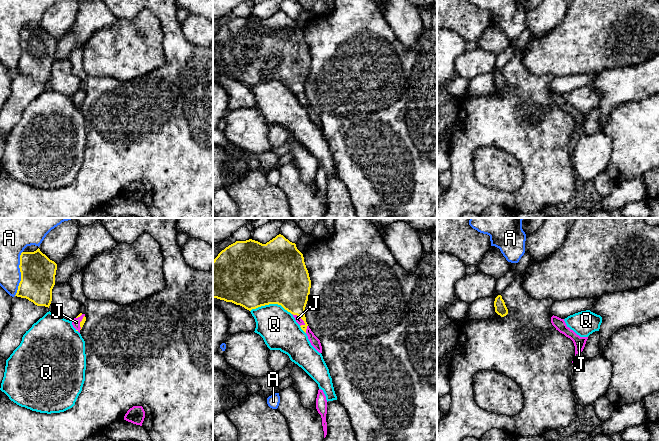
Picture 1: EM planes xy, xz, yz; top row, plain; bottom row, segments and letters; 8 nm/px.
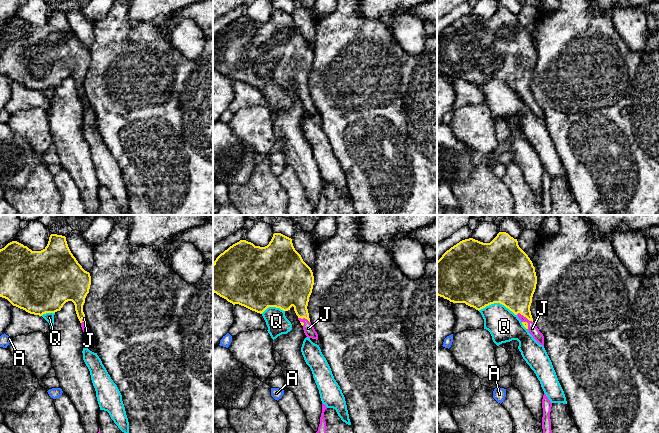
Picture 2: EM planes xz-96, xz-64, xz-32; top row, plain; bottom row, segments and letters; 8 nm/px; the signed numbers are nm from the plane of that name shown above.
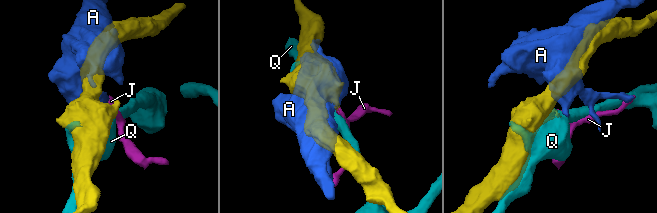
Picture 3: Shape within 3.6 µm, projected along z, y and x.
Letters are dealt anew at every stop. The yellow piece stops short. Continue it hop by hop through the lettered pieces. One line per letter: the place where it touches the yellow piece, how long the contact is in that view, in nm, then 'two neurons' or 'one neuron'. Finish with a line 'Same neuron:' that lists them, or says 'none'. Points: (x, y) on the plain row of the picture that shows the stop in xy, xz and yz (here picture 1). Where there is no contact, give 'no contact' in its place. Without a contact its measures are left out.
A: xy (21, 49) | 360 nm | two neurons
J: xz (299, 92) | 140 nm | one neuron
Q: xz (271, 79) | 340 nm | two neurons
Same neuron: J

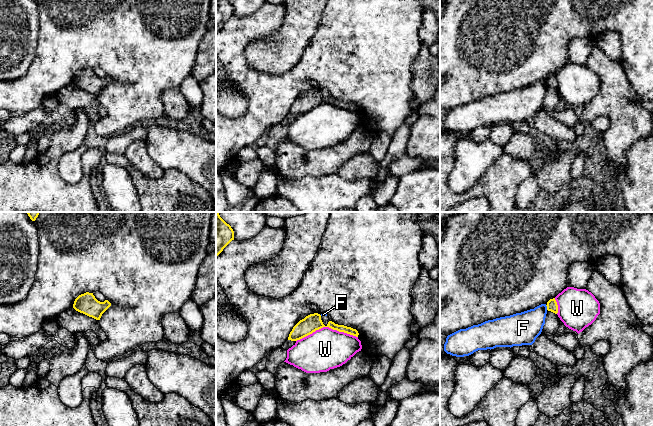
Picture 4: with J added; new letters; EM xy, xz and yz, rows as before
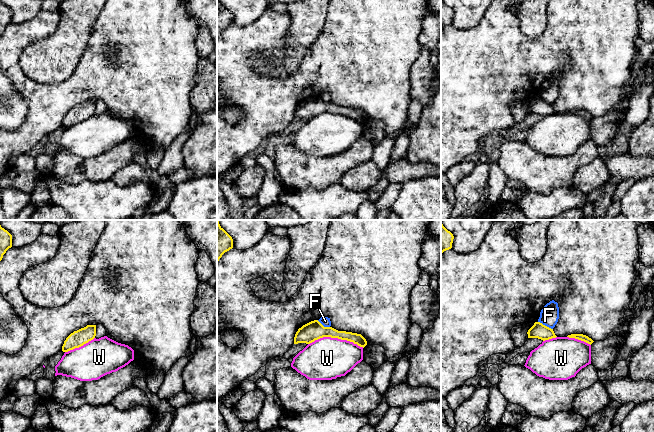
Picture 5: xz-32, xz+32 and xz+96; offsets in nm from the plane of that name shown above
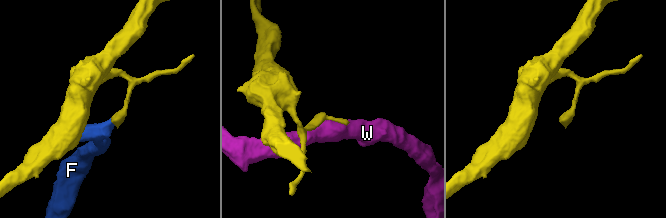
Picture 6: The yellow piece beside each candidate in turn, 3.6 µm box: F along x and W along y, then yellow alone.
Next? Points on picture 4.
F: yz (547, 83) | 40 nm | two neurons
W: xz (326, 102) | 500 nm | two neurons
Same neuron: none

